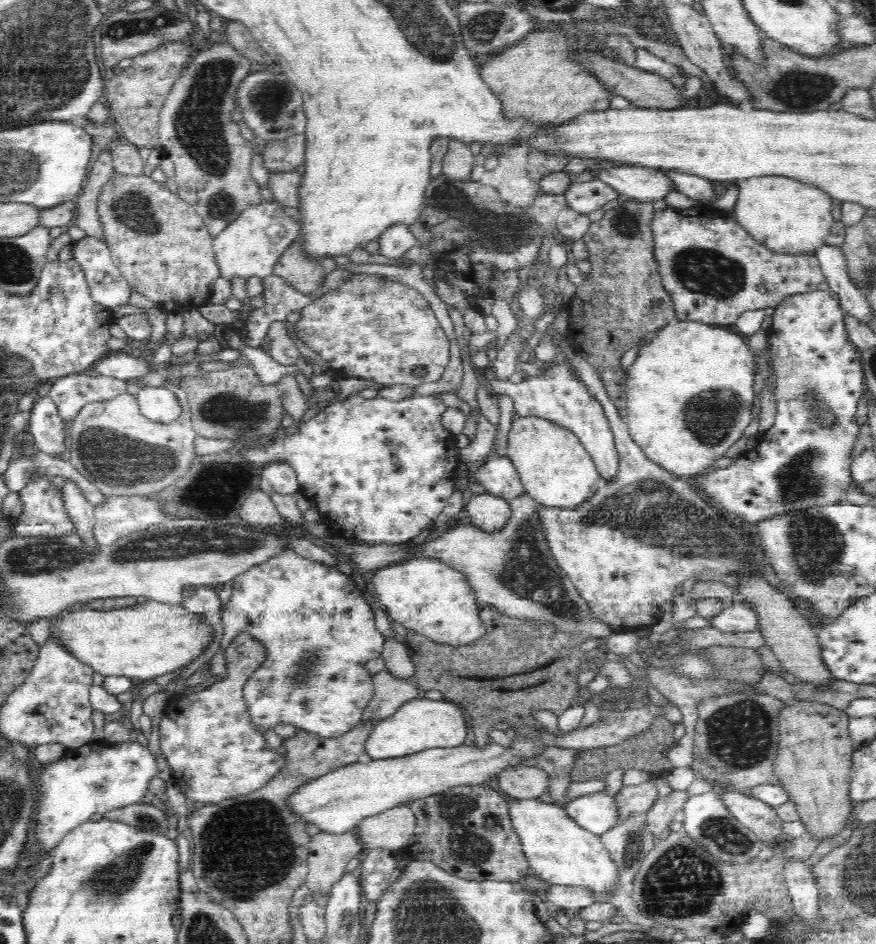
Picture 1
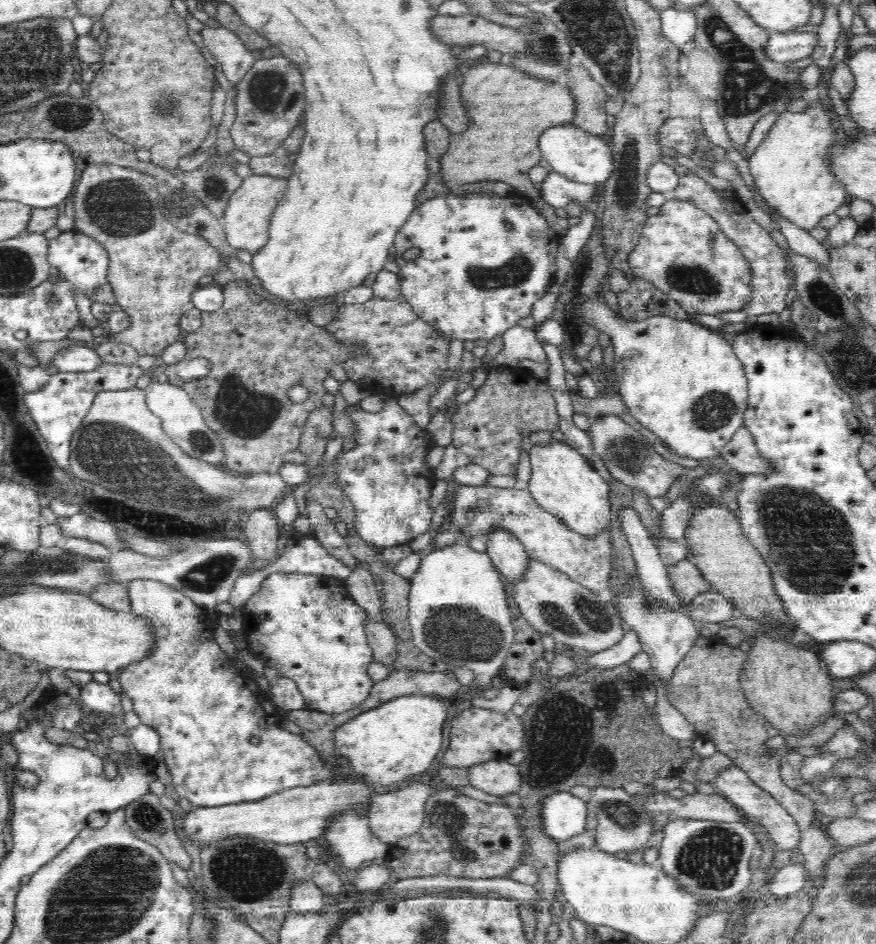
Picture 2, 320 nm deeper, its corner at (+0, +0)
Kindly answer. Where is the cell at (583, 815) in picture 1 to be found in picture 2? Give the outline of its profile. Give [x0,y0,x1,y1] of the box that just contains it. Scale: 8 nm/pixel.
[540,792,587,842]

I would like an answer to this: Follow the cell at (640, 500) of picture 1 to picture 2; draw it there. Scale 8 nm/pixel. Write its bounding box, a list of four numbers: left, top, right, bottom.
[450,486,612,593]

